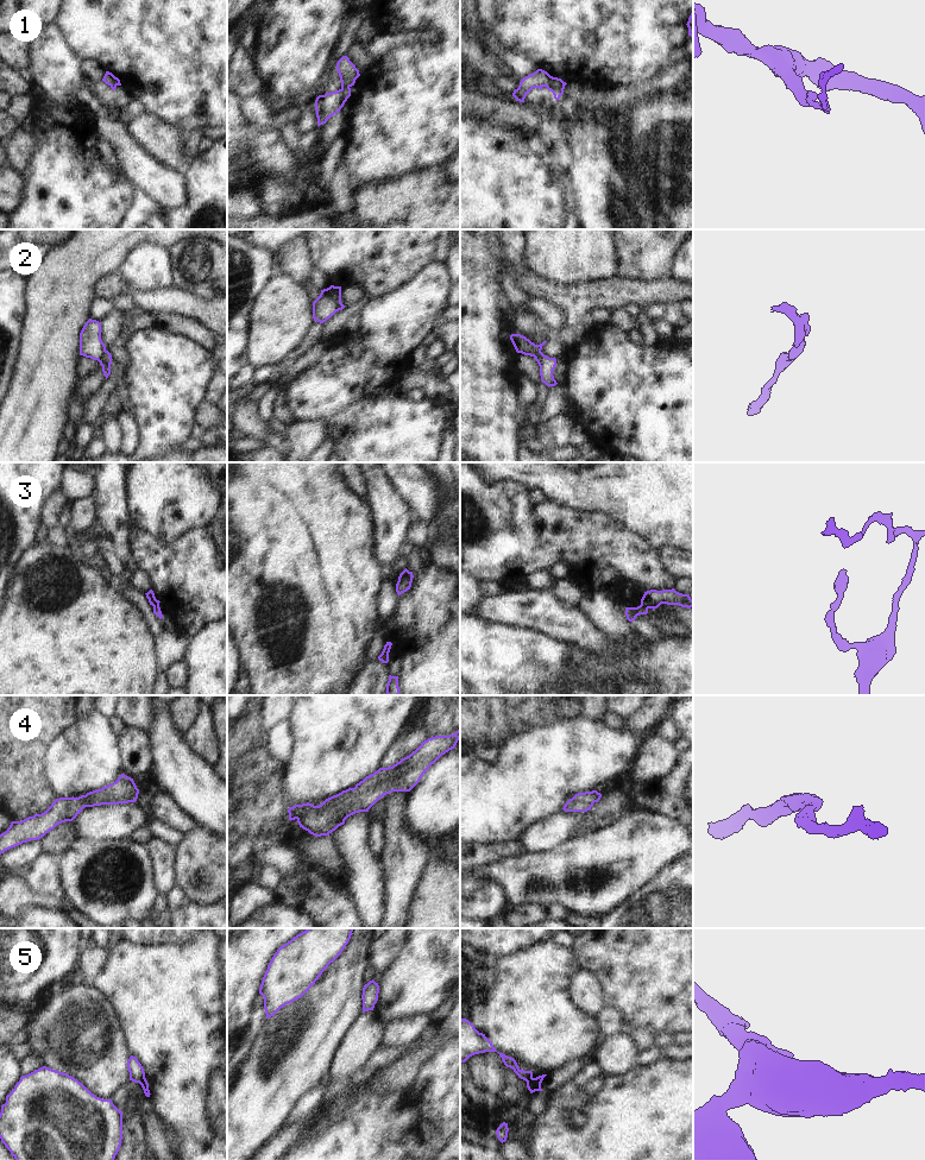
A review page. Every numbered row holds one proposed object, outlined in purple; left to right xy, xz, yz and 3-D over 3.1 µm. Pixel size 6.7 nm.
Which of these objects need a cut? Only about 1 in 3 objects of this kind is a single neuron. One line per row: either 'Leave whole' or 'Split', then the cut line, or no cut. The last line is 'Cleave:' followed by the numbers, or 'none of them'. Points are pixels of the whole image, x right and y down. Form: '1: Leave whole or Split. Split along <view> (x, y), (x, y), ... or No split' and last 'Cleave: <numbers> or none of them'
1: Split. Split along yz (555, 77), (547, 87)
2: Split. Split along xy (105, 350), (98, 360)
3: Split. Split along yz (641, 604), (648, 607)
4: Leave whole. No split
5: Split. Split along xy (144, 1076), (140, 1084)
Cleave: 1, 2, 3, 5

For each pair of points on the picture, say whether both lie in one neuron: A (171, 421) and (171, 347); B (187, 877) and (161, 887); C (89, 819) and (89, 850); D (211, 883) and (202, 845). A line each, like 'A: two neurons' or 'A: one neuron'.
A: one neuron
B: two neurons
C: two neurons
D: one neuron

